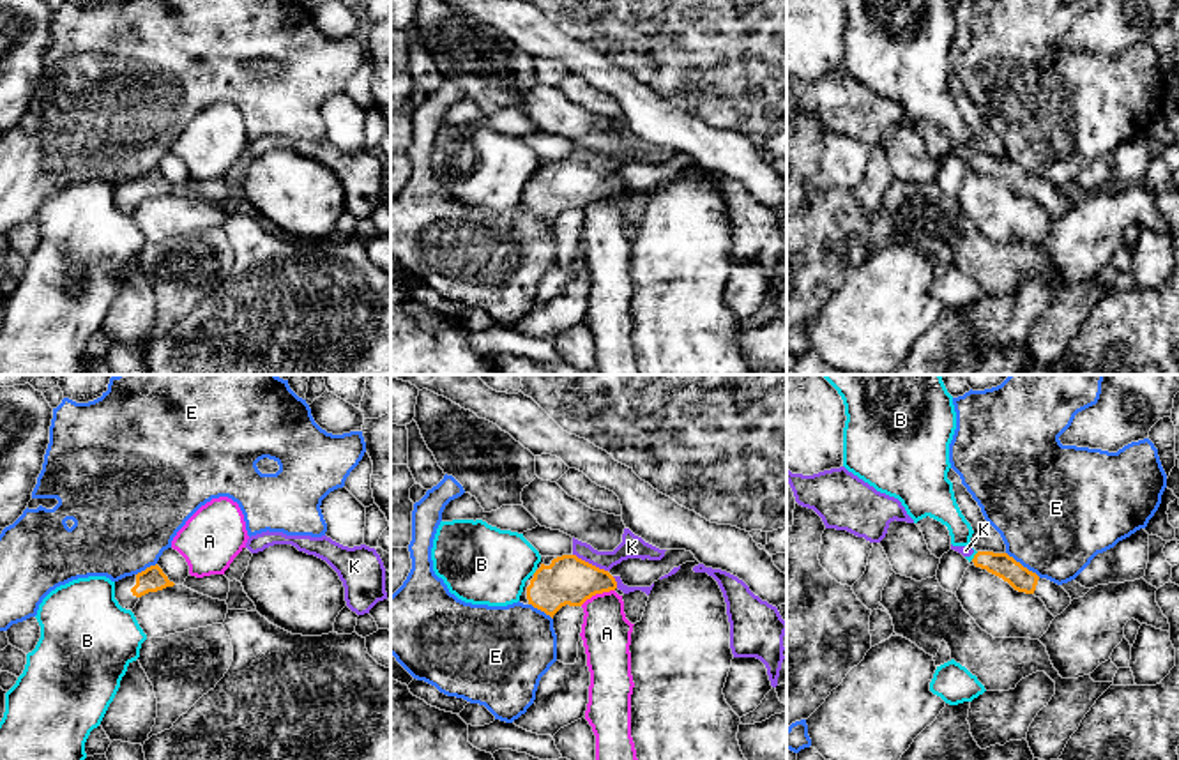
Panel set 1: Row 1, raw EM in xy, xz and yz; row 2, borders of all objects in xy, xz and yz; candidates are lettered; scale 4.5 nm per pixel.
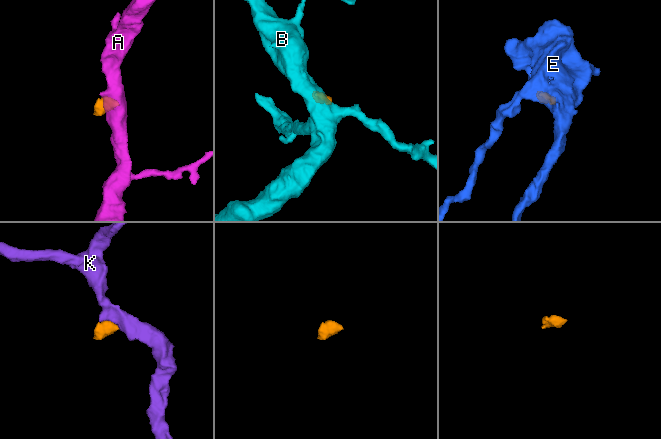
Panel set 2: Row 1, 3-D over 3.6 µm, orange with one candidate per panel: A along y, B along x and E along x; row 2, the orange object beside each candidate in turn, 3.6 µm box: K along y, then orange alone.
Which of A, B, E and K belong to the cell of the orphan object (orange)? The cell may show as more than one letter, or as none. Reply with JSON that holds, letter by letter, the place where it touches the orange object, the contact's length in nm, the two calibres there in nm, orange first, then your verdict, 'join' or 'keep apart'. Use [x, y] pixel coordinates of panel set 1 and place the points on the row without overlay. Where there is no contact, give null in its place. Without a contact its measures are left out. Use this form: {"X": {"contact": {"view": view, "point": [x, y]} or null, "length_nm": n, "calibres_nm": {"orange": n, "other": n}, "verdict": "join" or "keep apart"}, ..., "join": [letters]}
{"A": {"contact": {"view": "xz", "point": [596, 197]}, "length_nm": 180, "calibres_nm": {"orange": 220, "other": 220}, "verdict": "keep apart"}, "B": {"contact": {"view": "yz", "point": [974, 159]}, "length_nm": 50, "calibres_nm": {"orange": 110, "other": 120}, "verdict": "keep apart"}, "E": {"contact": {"view": "yz", "point": [1022, 170]}, "length_nm": 200, "calibres_nm": {"orange": 110, "other": 480}, "verdict": "keep apart"}, "K": {"contact": {"view": "xz", "point": [591, 168]}, "length_nm": 180, "calibres_nm": {"orange": 220, "other": 110}, "verdict": "join"}, "join": ["K"]}

